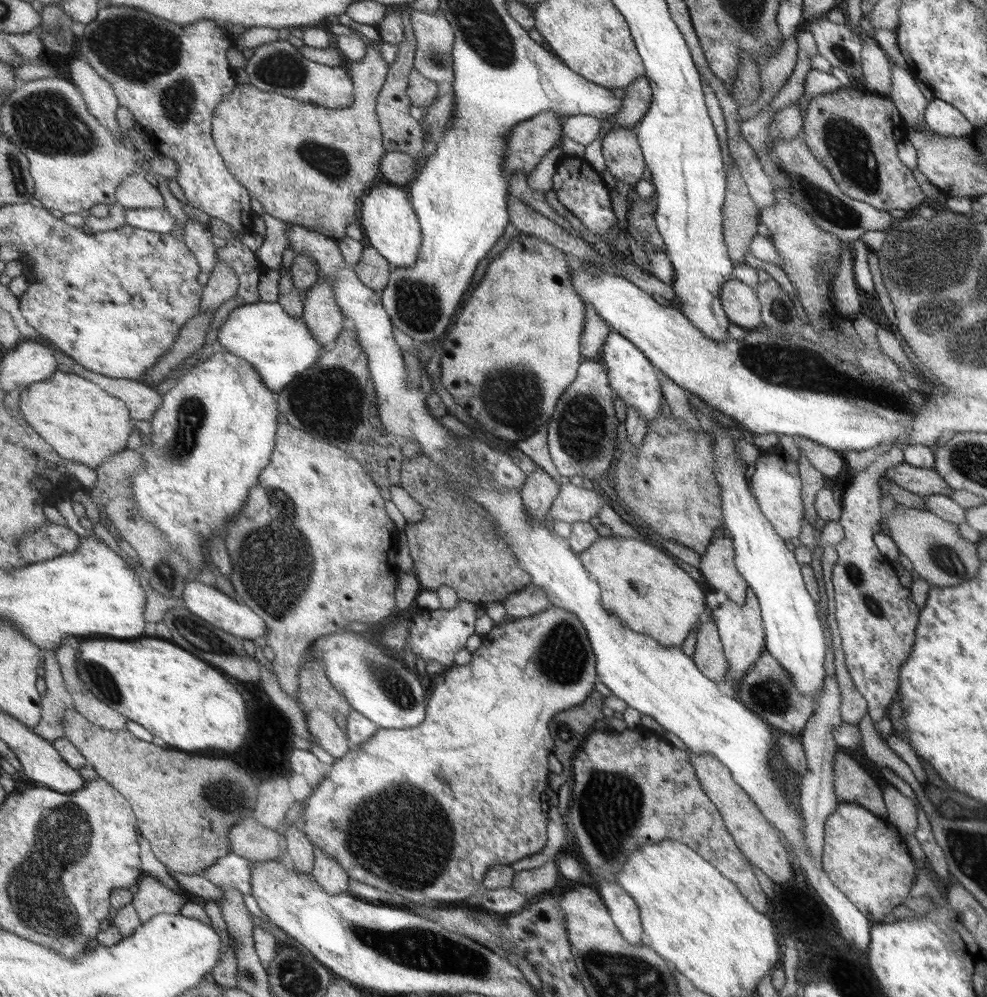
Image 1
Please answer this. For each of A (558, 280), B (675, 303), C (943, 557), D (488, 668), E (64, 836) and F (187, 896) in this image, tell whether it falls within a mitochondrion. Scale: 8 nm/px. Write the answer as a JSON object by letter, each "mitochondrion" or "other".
{"A":"other","B":"other","C":"mitochondrion","D":"other","E":"mitochondrion","F":"other"}

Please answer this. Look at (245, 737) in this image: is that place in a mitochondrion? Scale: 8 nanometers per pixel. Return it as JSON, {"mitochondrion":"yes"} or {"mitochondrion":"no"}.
{"mitochondrion":"no"}

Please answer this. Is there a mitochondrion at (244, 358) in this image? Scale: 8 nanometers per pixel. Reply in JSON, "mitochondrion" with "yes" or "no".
{"mitochondrion":"no"}

